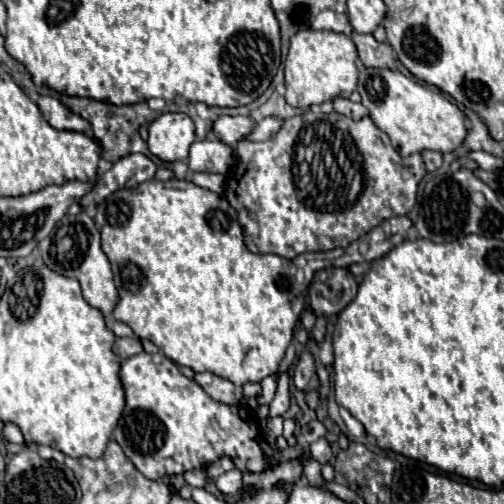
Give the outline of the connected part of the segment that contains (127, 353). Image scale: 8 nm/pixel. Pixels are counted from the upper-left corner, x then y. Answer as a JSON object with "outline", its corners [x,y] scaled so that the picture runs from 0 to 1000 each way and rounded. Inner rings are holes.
{"outline":[[[230,671],[226,690],[222,690],[238,710],[258,710],[282,698],[282,679],[278,671]]]}

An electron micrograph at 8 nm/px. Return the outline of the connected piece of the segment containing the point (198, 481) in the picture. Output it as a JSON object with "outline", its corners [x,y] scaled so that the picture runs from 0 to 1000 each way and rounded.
{"outline":[[[405,929],[385,931],[381,937],[365,937],[365,956],[373,964],[393,964],[401,968],[409,956],[413,956],[413,944],[409,944],[409,933]]]}

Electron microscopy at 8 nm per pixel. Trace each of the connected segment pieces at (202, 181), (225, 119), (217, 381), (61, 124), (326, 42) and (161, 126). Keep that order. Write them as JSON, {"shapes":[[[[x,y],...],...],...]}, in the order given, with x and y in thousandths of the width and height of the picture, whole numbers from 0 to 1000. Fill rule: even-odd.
{"shapes":[[[[377,345],[373,357],[385,361],[389,369],[413,373],[429,385],[442,387],[446,383],[448,353],[440,345]]],[[[433,230],[421,246],[421,258],[433,278],[452,290],[464,290],[500,258],[500,238],[492,230]]],[[[401,738],[401,742],[385,742],[385,758],[425,794],[444,798],[444,802],[472,802],[480,794],[480,770],[464,766],[460,758],[417,742],[417,738]]],[[[75,190],[75,214],[83,218],[87,234],[95,238],[99,250],[107,250],[111,258],[151,258],[151,262],[171,262],[179,254],[179,246],[147,226],[143,218],[135,218],[115,194],[103,190]]],[[[595,60],[575,75],[567,115],[567,202],[575,210],[615,214],[619,206],[639,206],[647,198],[663,198],[667,190],[694,194],[710,171],[706,115],[706,91],[690,71],[659,60]]],[[[325,222],[294,250],[294,298],[325,321],[365,317],[377,286],[389,278],[385,242],[361,222]]]]}

